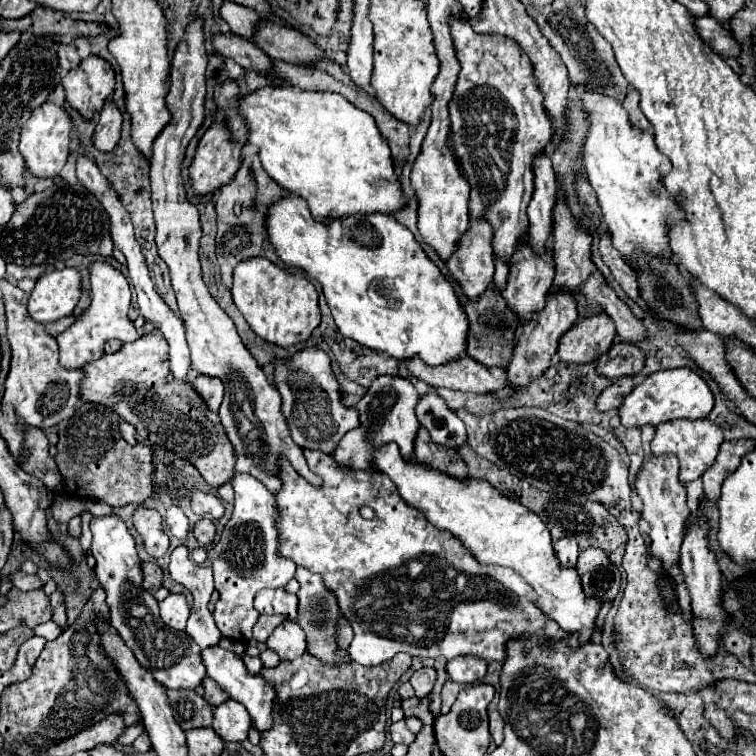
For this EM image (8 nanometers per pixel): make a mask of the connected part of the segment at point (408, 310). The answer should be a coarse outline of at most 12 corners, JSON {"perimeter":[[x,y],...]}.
{"perimeter":[[267,207],[277,257],[341,335],[395,359],[465,353],[453,285],[393,215]]}

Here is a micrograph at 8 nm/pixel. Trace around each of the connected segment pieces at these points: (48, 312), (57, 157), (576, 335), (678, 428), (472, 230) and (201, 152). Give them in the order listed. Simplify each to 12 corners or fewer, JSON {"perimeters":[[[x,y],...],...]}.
{"perimeters":[[[77,269],[39,277],[27,303],[33,321],[73,315]],[[45,101],[21,129],[31,175],[59,179],[71,121]],[[579,319],[559,339],[559,361],[583,365],[607,353],[615,325]],[[707,421],[659,425],[651,453],[673,453],[687,485],[713,467],[723,443]],[[473,221],[447,263],[469,301],[495,273],[491,227]],[[223,123],[199,139],[189,167],[195,195],[227,185],[241,165],[241,145]]]}

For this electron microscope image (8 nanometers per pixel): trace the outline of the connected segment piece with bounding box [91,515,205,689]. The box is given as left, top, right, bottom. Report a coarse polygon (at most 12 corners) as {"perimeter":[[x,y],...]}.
{"perimeter":[[117,515],[93,517],[109,621],[167,689],[205,677],[201,647],[163,625]]}

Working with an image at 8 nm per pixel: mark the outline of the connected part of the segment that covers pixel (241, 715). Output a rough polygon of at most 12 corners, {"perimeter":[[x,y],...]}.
{"perimeter":[[237,701],[213,711],[213,729],[223,741],[247,739],[251,717]]}

